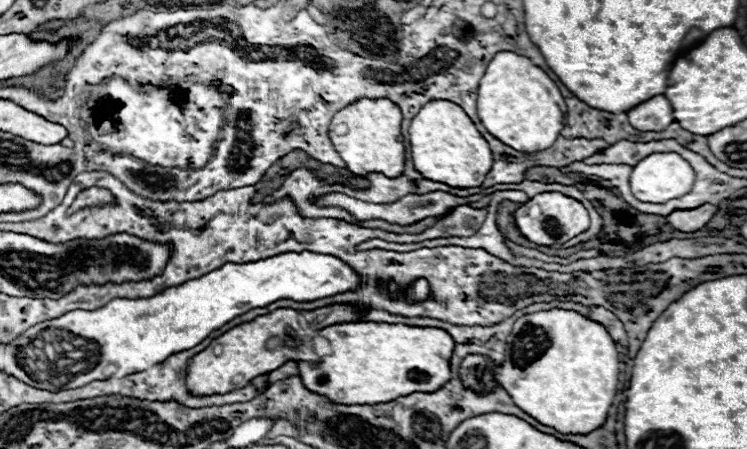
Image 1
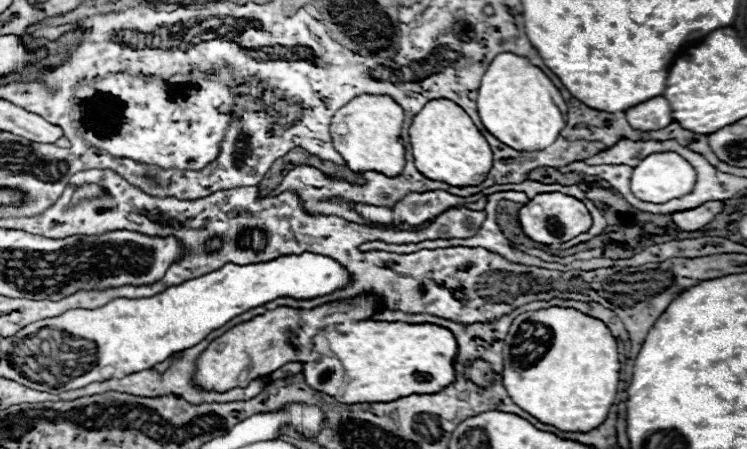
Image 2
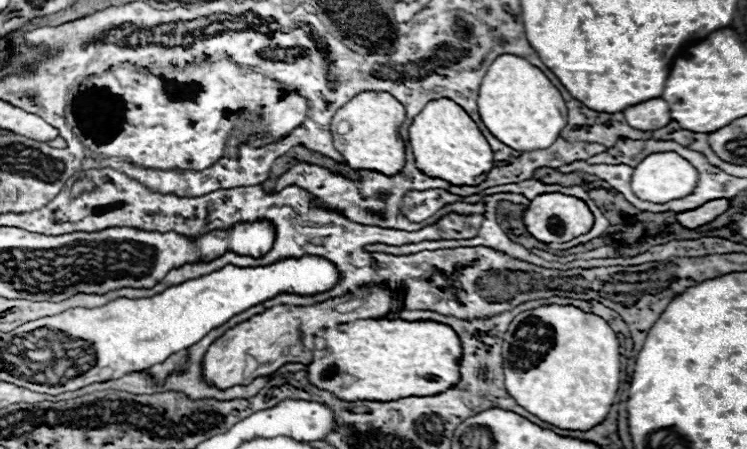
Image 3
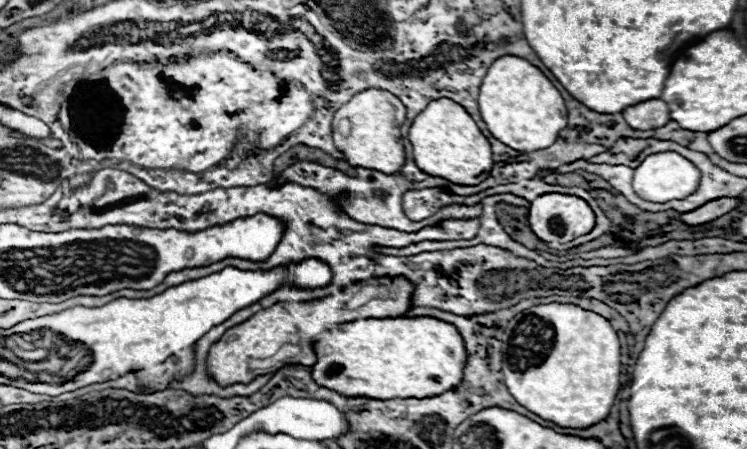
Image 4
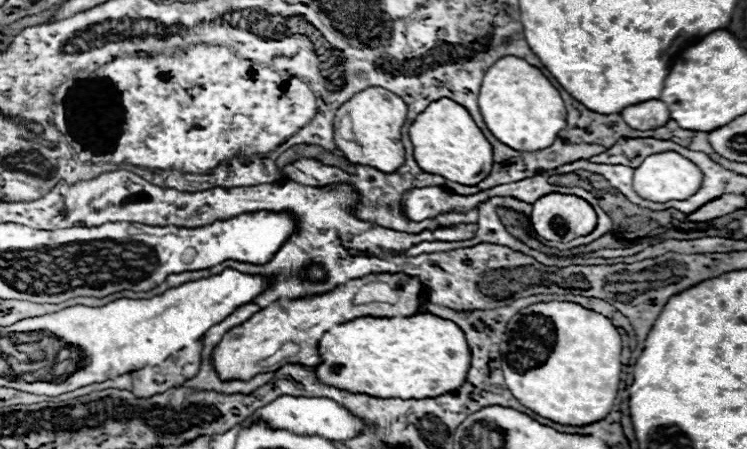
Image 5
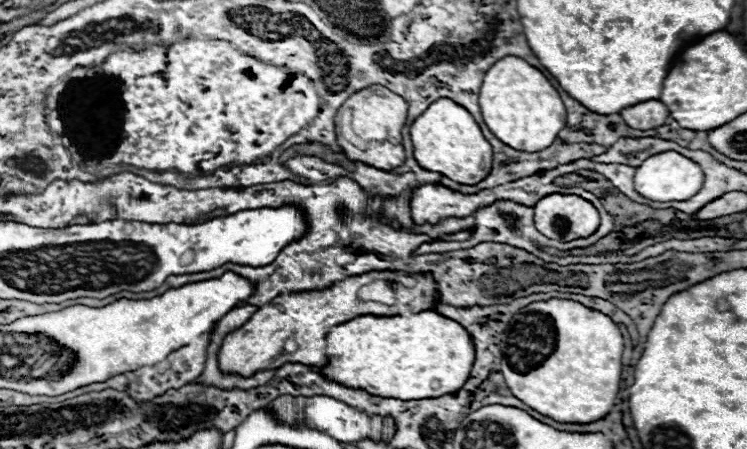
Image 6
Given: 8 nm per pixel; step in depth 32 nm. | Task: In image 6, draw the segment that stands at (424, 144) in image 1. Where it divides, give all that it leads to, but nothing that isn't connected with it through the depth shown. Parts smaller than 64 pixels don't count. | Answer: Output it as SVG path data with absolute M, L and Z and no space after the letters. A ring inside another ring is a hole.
M448 98L432 102L432 106L428 106L428 110L424 110L424 114L420 114L410 126L410 136L414 144L414 158L424 166L424 170L444 174L460 184L476 184L490 174L492 146L486 142L468 110Z

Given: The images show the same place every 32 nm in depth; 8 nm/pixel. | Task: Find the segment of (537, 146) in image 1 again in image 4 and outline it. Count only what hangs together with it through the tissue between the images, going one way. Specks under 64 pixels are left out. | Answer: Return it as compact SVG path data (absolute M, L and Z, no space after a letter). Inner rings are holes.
M502 56L488 68L482 80L482 86L480 86L478 108L492 136L496 136L506 146L514 150L522 150L522 152L534 152L534 150L544 150L552 146L558 138L558 132L566 126L566 106L564 106L560 92L552 86L552 82L536 66L532 66L530 62L518 56Z

